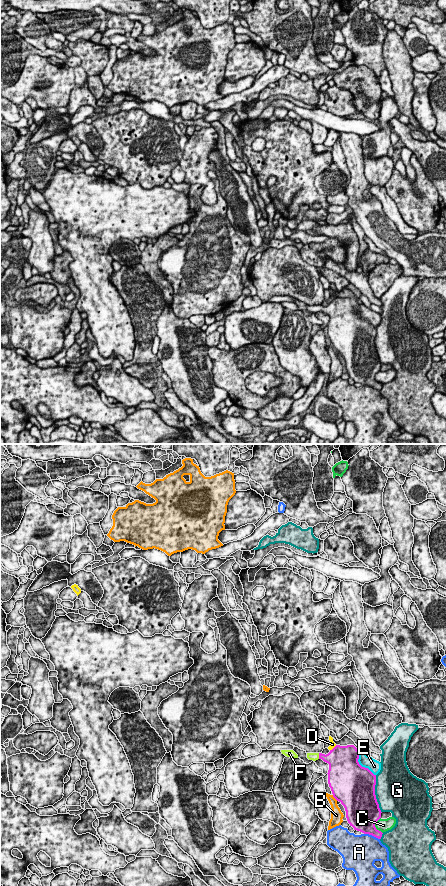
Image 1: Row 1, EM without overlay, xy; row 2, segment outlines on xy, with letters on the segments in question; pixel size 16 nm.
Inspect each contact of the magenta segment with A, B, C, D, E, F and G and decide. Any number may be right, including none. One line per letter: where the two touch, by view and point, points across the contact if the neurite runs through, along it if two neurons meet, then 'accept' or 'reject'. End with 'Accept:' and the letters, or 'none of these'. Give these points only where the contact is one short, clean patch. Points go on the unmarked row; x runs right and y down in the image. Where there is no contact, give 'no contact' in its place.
A: meets magenta in xy at (372, 387); reject
B: meets magenta in xy at (335, 350); border along xy (332, 347), (337, 352); reject
C: meets magenta in xy at (374, 378); reject
D: meets magenta in xy at (334, 299); border along xy (336, 297), (330, 302); reject
E: meets magenta in xy at (361, 318); reject
F: meets magenta in xy at (319, 308); accept
G: meets magenta in xy at (374, 346); reject
Accept: F

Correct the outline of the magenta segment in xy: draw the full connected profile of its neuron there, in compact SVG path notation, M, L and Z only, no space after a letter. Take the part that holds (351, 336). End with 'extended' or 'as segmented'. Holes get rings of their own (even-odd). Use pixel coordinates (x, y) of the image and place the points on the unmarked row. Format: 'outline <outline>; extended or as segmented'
outline M336 297L328 306L307 305L309 312L322 311L329 316L328 336L333 349L345 360L346 370L354 382L372 387L381 391L382 384L377 382L375 375L381 370L381 362L375 347L376 327L368 320L362 319L359 314L359 303L354 297Z; extended

